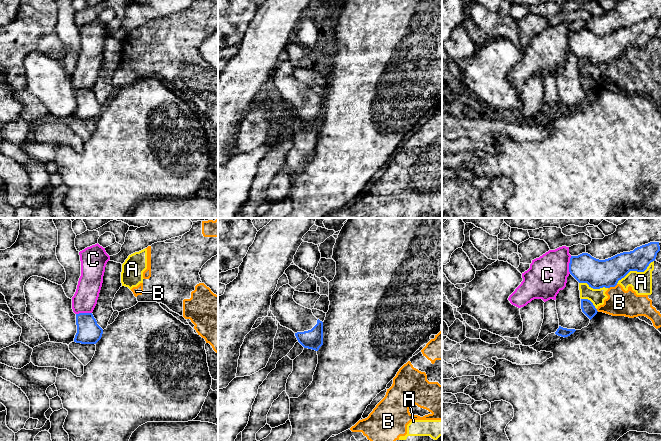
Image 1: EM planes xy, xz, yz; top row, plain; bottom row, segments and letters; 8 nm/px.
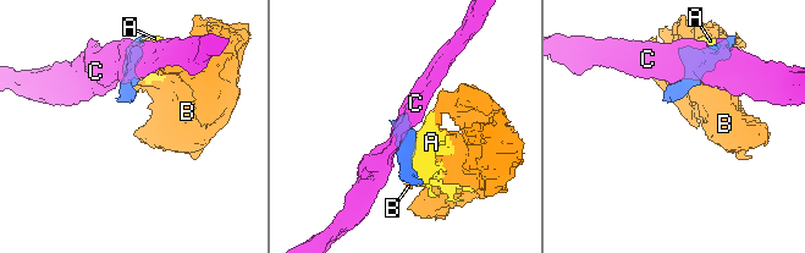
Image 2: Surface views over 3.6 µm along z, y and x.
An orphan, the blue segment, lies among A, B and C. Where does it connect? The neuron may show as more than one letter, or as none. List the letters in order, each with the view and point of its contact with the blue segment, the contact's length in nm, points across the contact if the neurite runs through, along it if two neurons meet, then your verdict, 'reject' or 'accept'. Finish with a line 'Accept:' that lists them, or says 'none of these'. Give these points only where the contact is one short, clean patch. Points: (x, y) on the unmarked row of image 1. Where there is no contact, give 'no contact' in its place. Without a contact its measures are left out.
A: meets blue in yz at (635, 46); contact 360 nm long; reject
B: meets blue in yz at (612, 62); contact 90 nm long; border along yz (617, 60), (608, 64); reject
C: meets blue in yz at (569, 41); contact 140 nm long; reject
Accept: none of these

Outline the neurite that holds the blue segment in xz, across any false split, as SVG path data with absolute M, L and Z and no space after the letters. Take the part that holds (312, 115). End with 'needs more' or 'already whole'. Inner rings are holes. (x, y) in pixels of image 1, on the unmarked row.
M289 60L280 63L272 72L270 87L281 102L295 109L304 124L318 127L323 121L323 98L294 77L294 67Z; needs more

